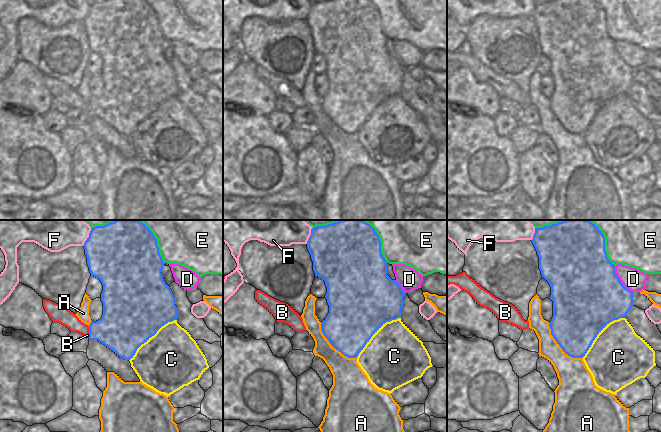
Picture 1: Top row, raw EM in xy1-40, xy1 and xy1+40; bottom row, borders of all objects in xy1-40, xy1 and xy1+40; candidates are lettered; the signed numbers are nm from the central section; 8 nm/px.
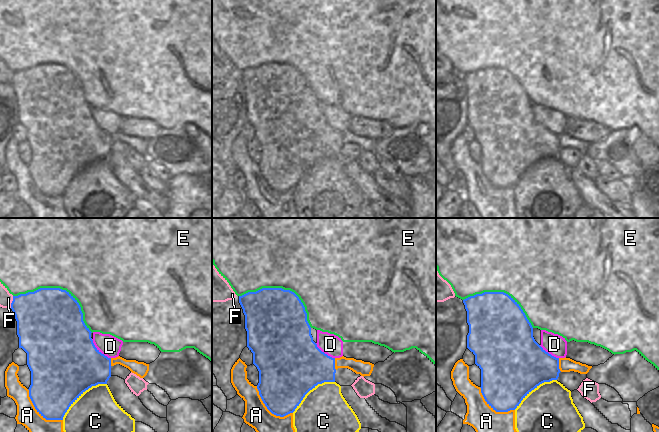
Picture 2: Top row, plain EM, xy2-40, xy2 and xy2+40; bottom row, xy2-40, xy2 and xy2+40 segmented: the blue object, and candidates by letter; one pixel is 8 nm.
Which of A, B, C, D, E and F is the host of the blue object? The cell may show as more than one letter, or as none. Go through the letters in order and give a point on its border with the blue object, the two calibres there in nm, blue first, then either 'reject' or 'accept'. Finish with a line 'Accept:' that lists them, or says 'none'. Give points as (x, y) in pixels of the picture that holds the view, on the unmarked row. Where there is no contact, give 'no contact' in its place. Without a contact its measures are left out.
A: xy1 (333, 122) | 400/240 nm | reject
B: xy1-40 (89, 108) | 360/130 nm | accept
C: xy1 (374, 109) | 480/480 nm | reject
D: xy1+40 (619, 56) | 500/180 nm | reject
E: xy2-40 (59, 64) | 480/500 nm | reject
F: xy1-40 (88, 13) | 460/220 nm | reject
Accept: B

